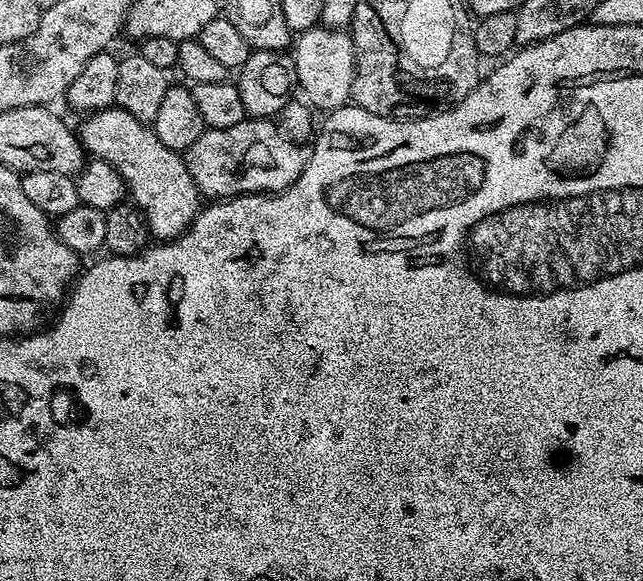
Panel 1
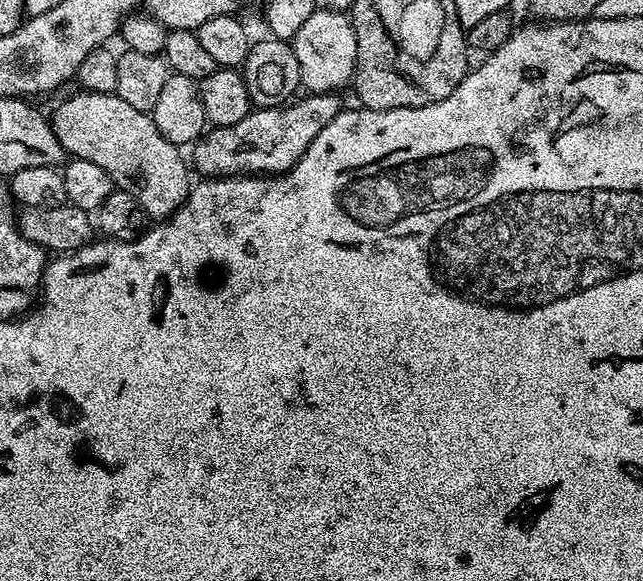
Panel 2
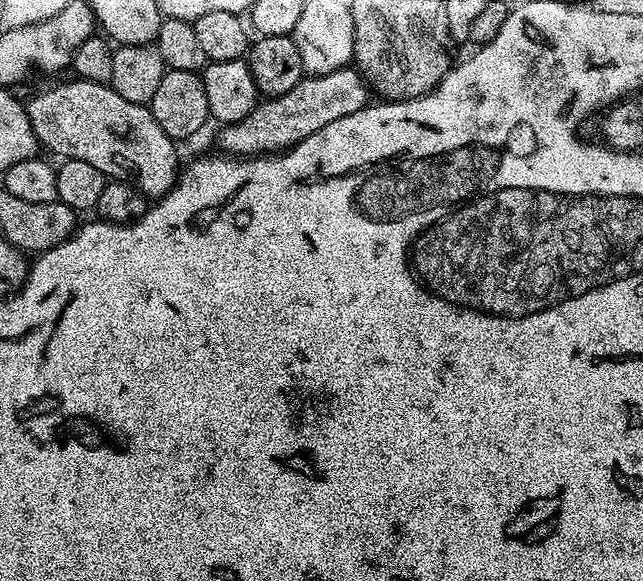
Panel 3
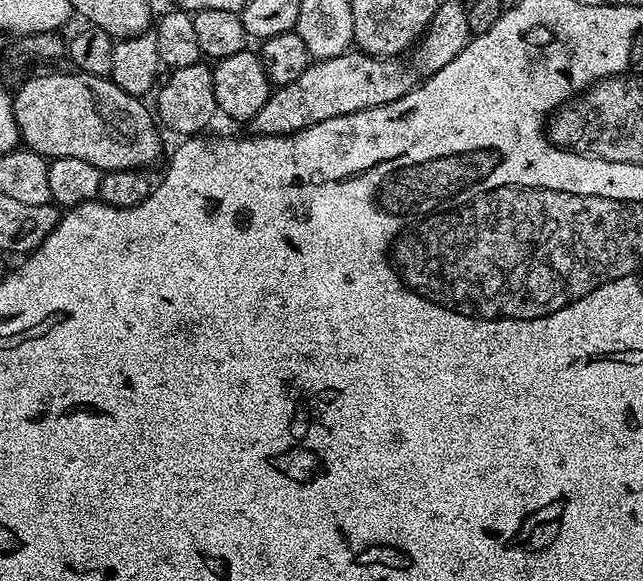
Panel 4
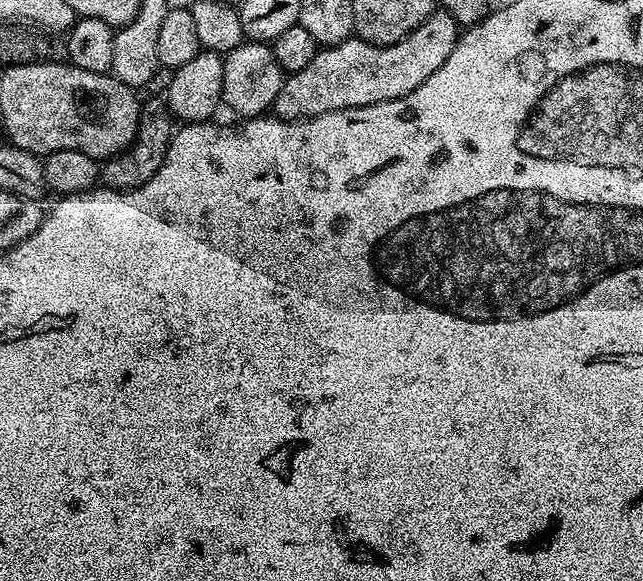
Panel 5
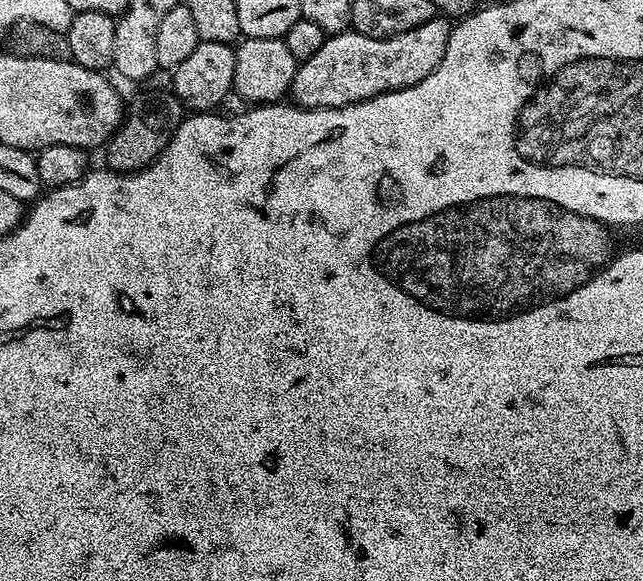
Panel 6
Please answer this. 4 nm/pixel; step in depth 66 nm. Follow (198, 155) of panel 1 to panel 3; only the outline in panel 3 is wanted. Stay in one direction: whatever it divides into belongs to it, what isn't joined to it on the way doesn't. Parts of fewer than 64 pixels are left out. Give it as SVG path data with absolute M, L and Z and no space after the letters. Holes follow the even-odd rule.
M355 67L339 68L321 76L305 75L294 90L257 103L256 109L246 114L242 122L223 125L219 129L220 144L224 147L221 149L241 158L283 152L310 138L310 134L318 134L322 126L330 126L330 122L338 122L346 114L367 108L369 103L370 85Z

